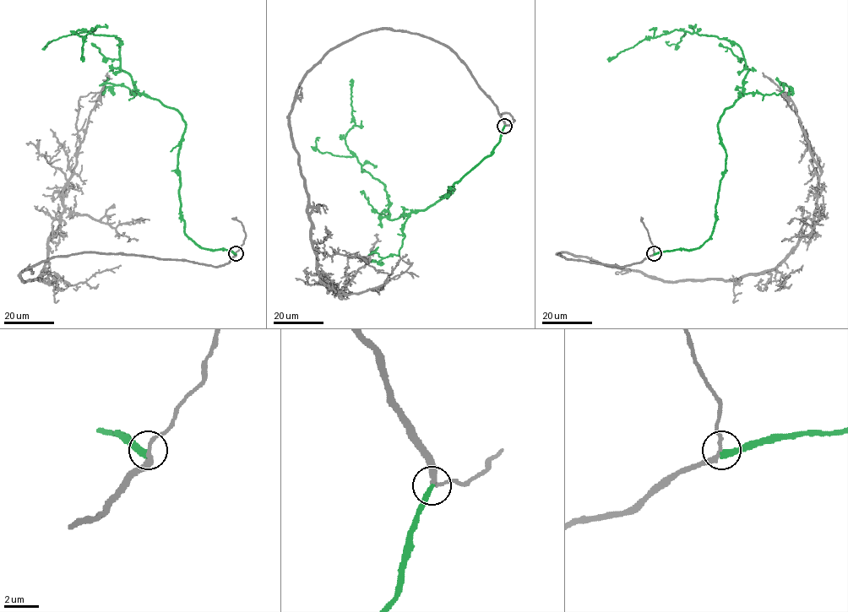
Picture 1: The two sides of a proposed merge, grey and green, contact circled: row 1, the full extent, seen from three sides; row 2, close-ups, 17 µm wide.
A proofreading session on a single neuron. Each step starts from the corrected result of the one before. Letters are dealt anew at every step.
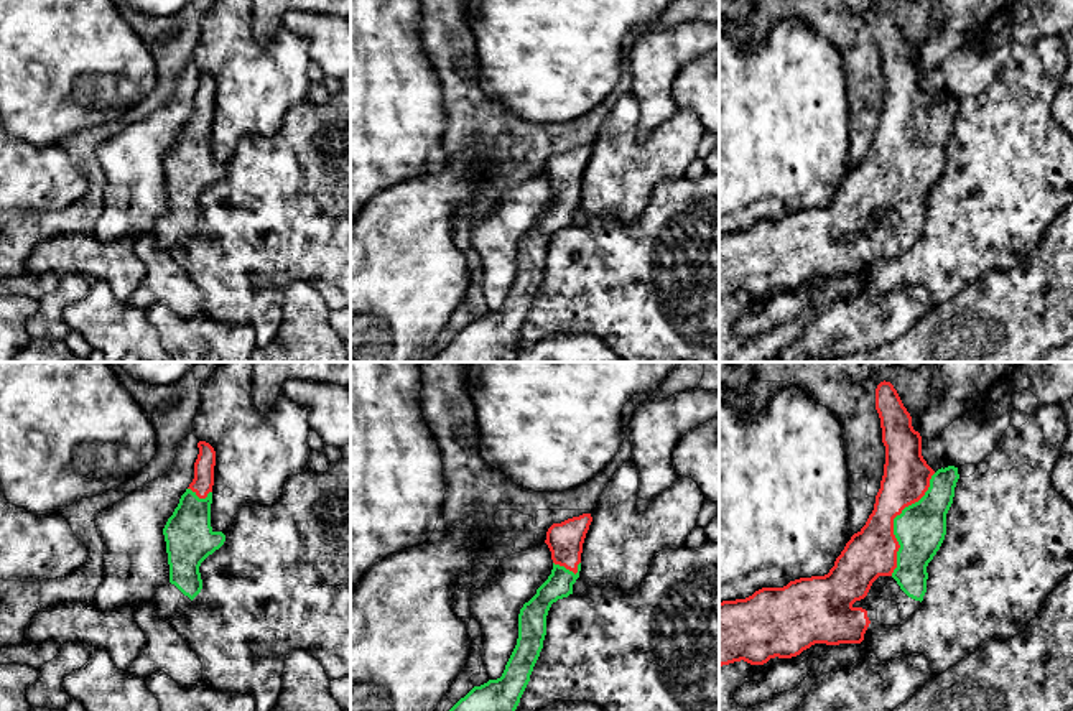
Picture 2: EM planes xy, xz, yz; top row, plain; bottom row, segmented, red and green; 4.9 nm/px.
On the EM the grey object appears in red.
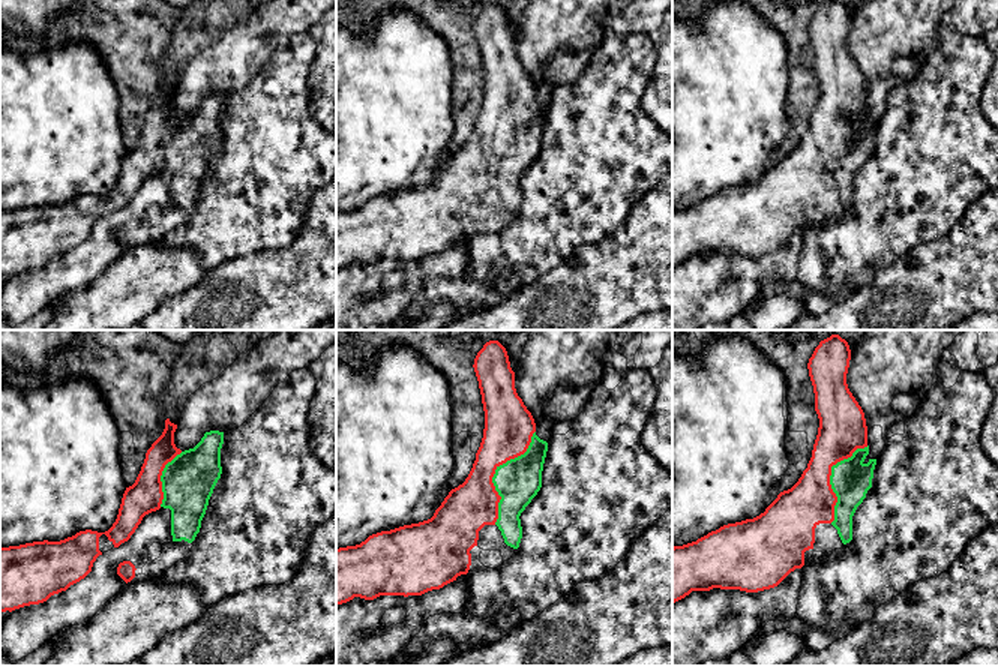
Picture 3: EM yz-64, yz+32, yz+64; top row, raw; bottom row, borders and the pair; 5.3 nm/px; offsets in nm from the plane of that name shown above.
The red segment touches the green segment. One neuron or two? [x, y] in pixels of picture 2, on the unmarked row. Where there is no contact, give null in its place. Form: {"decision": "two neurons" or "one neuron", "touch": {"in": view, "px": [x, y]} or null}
{"decision": "one neuron", "touch": {"in": "yz", "px": [892, 153]}}

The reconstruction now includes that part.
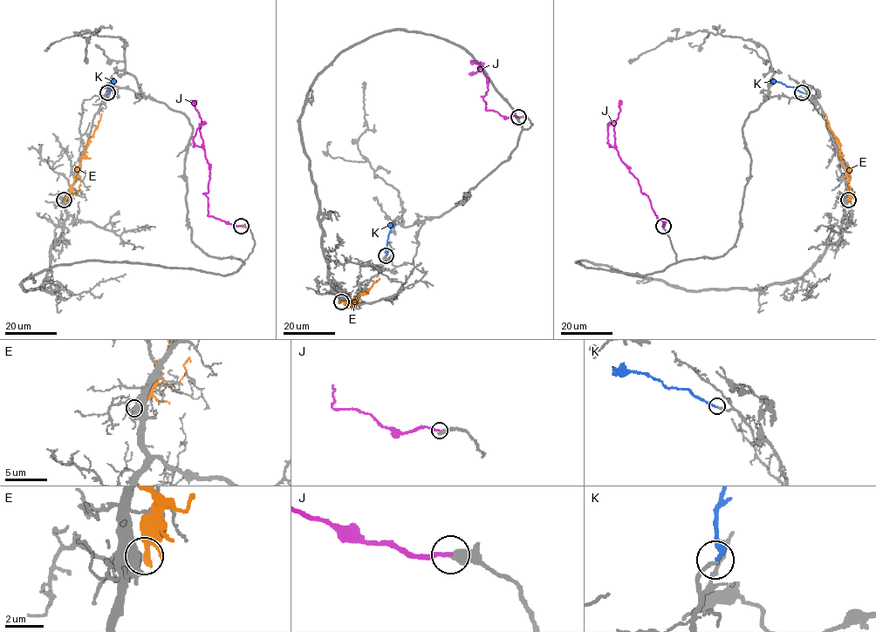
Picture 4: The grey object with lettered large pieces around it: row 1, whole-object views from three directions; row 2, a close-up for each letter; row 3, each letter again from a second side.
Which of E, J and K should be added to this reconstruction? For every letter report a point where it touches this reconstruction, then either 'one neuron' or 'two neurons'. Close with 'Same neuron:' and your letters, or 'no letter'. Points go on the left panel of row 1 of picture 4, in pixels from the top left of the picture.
E: (64, 200) | two neurons
J: (241, 226) | one neuron
K: (107, 92) | two neurons
Same neuron: J

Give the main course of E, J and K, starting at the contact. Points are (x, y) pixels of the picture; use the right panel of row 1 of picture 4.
E: (848, 200), (849, 177), (838, 152), (838, 139), (829, 127), (824, 113)
J: (663, 225), (653, 209), (650, 199), (640, 191), (638, 180), (616, 148), (613, 127), (619, 111), (619, 100)
K: (802, 92), (769, 79)

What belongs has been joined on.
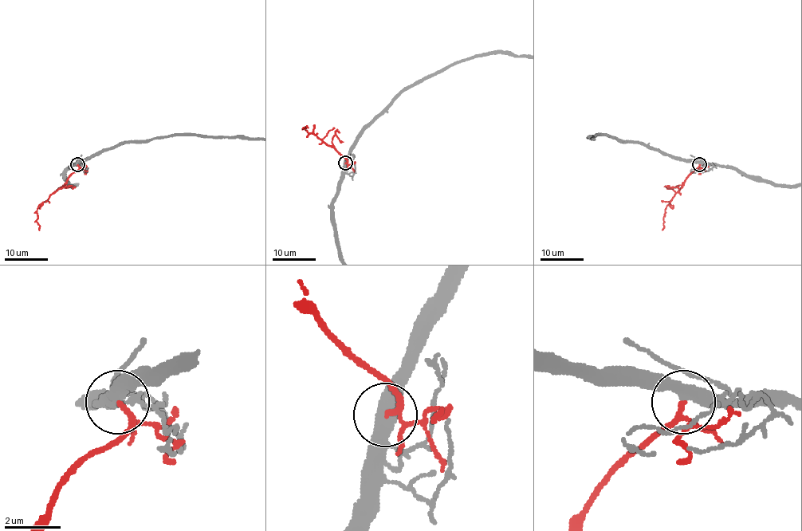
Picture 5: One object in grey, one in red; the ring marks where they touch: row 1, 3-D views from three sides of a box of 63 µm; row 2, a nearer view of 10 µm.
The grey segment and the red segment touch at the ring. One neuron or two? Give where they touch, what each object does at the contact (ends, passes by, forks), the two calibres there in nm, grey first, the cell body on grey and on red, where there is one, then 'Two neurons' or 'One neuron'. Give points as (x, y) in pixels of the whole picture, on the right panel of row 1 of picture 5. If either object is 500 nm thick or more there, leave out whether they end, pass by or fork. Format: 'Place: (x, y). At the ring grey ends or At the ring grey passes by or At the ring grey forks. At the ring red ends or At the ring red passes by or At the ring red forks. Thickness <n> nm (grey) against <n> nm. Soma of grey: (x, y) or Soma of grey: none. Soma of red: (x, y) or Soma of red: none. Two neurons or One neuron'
Place: (699, 164). At the ring grey passes by. At the ring red passes by. Thickness 440 nm (grey) against 140 nm. Soma of grey: none. Soma of red: none. One neuron

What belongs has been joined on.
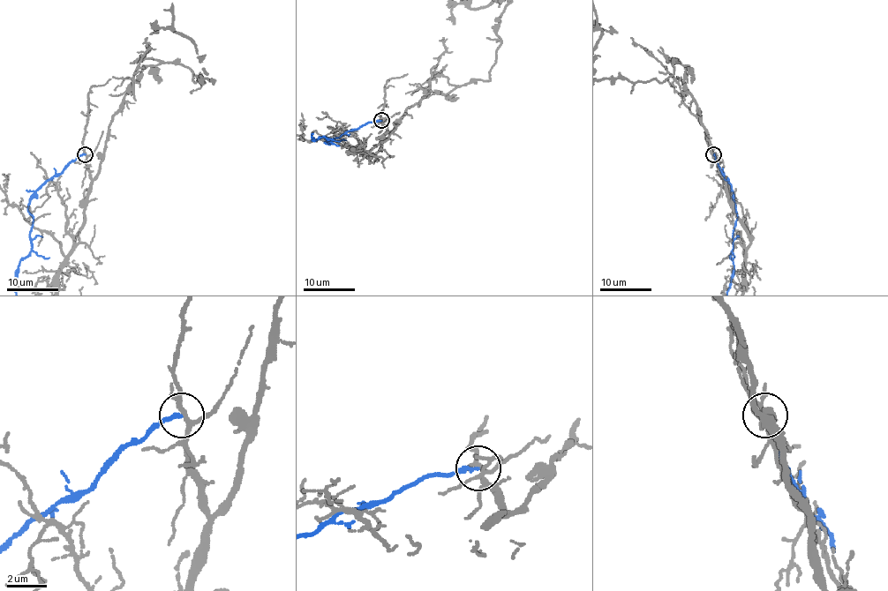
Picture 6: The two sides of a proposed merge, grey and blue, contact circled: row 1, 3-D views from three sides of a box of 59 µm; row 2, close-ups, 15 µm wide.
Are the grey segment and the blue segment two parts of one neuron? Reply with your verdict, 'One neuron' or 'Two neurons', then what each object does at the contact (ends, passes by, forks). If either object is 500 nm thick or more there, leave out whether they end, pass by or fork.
Two neurons. At the ring grey forks. At the ring blue ends

